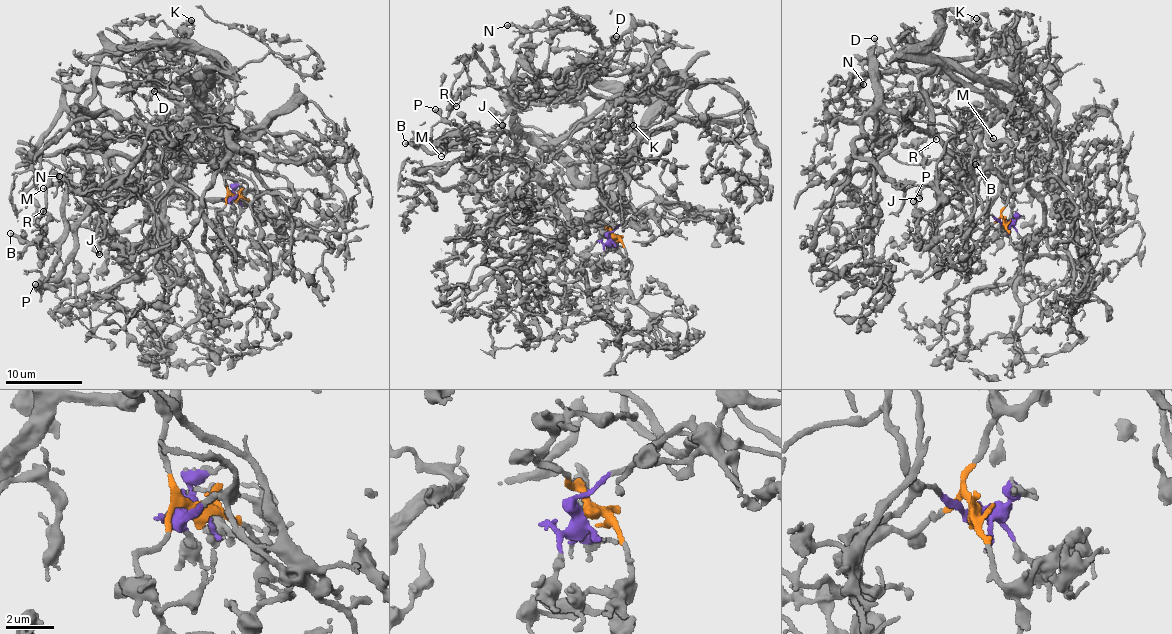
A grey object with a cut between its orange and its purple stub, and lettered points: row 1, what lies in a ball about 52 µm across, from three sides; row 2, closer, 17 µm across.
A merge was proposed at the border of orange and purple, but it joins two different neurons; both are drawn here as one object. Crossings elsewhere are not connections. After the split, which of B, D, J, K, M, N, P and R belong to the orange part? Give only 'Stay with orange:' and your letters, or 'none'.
Stay with orange: B, J, M, P, R

